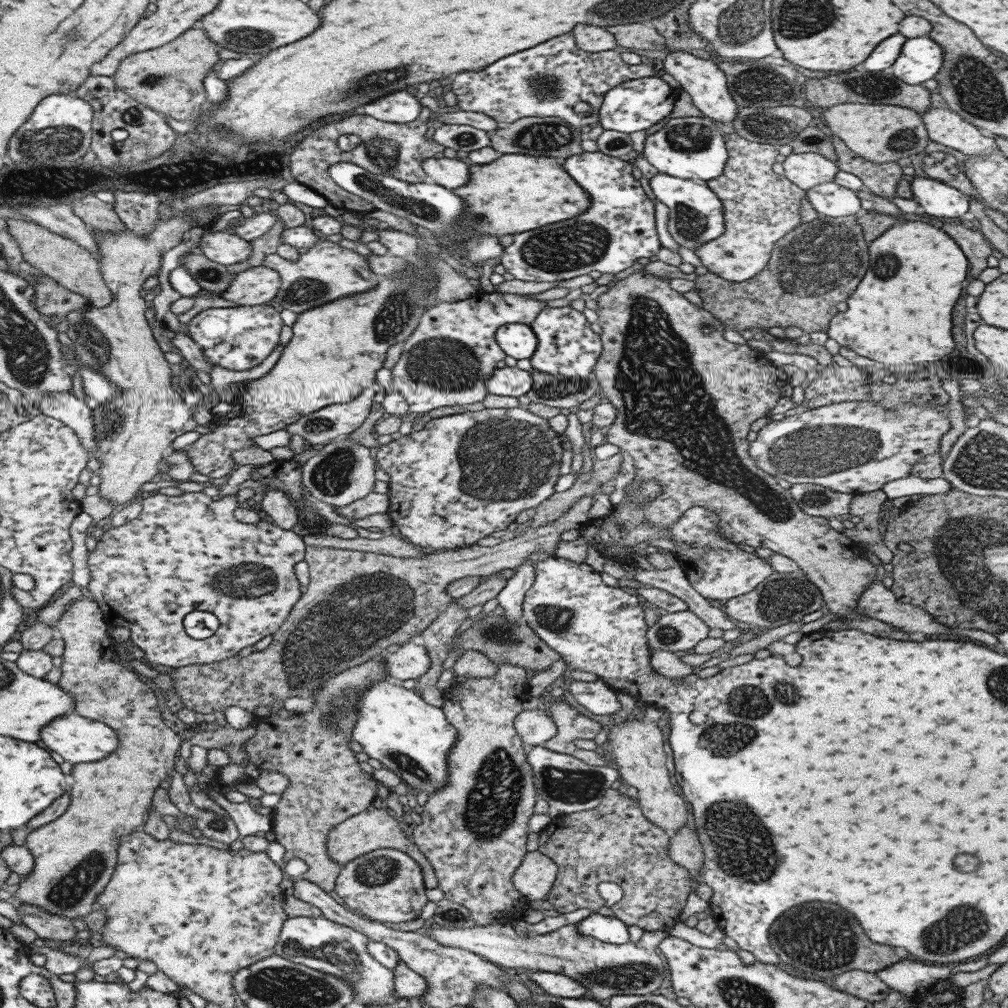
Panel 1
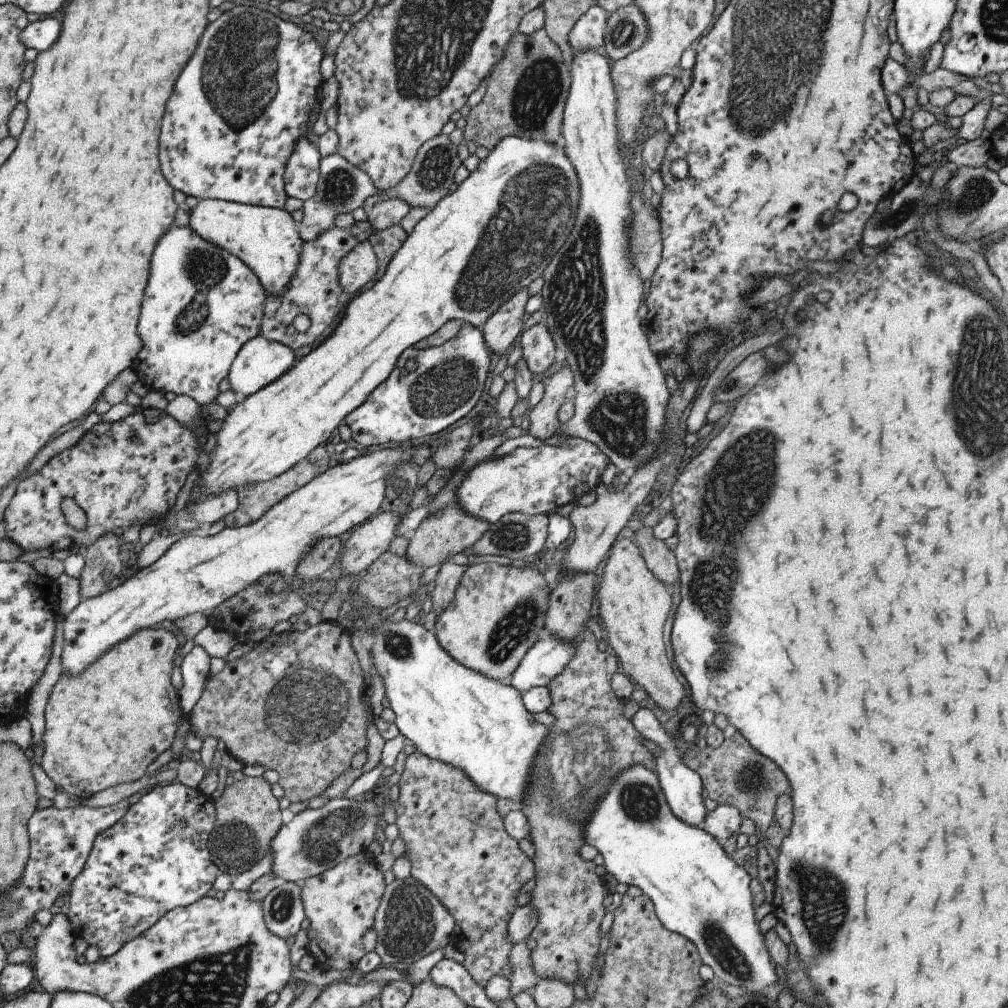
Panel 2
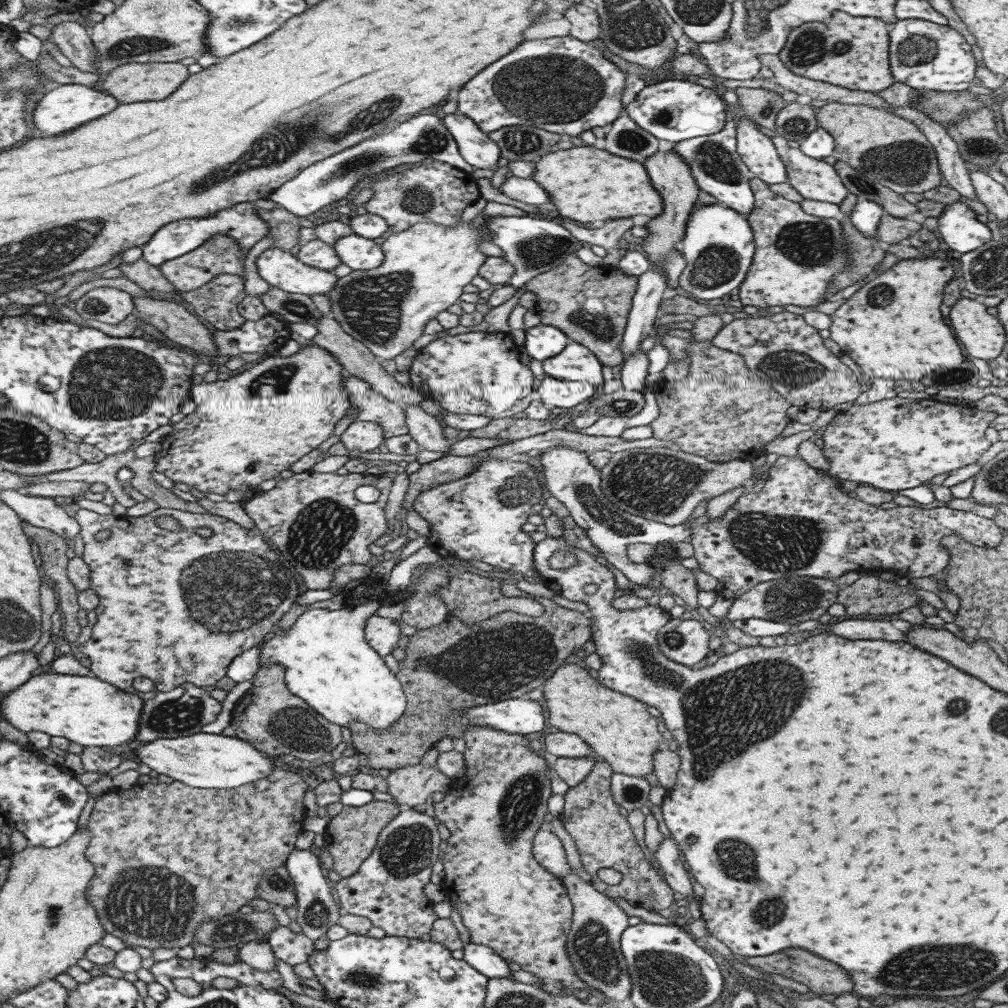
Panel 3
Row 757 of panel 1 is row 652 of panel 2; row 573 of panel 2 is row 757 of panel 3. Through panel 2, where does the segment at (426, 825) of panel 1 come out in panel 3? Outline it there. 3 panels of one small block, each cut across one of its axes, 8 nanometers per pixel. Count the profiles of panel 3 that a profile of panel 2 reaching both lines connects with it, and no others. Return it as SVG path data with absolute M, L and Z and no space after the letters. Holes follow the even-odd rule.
M464 724L462 726L462 738L465 741L465 750L463 751L463 761L465 761L465 772L461 778L451 779L449 790L445 792L444 798L440 802L433 804L433 818L437 823L443 825L449 831L449 838L446 843L442 845L441 852L444 853L442 858L443 866L443 880L440 883L441 891L444 896L447 896L461 918L461 922L466 927L469 933L469 942L479 944L489 948L494 954L497 954L501 959L507 962L517 964L521 970L530 972L539 978L539 990L547 992L547 994L555 994L555 996L572 996L578 990L587 990L591 996L597 998L597 1004L608 1004L610 1002L607 997L603 997L601 991L589 987L589 985L579 981L579 977L575 976L575 969L571 965L571 961L567 957L565 949L565 940L567 940L567 932L570 929L570 920L572 917L572 904L569 897L566 895L564 887L559 878L550 874L532 857L532 841L534 834L540 827L543 826L543 817L546 811L546 802L550 795L550 782L553 770L545 762L543 757L538 752L533 752L529 748L529 740L523 734L507 734L501 730L489 728L489 726L469 726Z

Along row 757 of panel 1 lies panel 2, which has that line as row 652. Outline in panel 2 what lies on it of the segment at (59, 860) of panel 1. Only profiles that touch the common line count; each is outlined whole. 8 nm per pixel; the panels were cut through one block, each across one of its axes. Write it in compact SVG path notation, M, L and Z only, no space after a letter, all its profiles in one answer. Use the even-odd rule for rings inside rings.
M160 626L143 628L93 660L79 676L60 672L43 710L44 734L41 768L52 779L57 790L81 799L125 782L139 780L147 766L167 750L177 725L183 718L178 691L170 686L173 658L181 644L170 631Z

